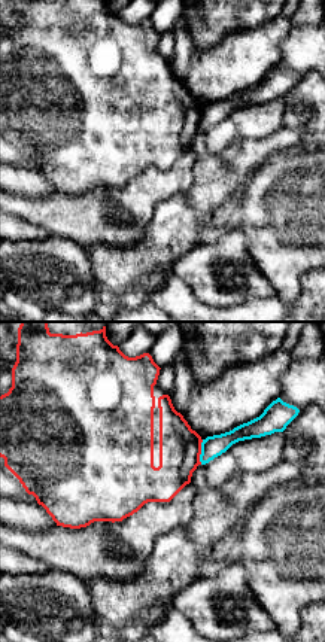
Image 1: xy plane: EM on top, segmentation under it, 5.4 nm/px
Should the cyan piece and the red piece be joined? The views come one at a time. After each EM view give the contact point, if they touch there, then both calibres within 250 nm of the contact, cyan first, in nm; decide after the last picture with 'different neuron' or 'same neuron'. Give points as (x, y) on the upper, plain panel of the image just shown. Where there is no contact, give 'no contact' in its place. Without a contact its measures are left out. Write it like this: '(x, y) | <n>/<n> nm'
(202, 118) | 120/220 nm

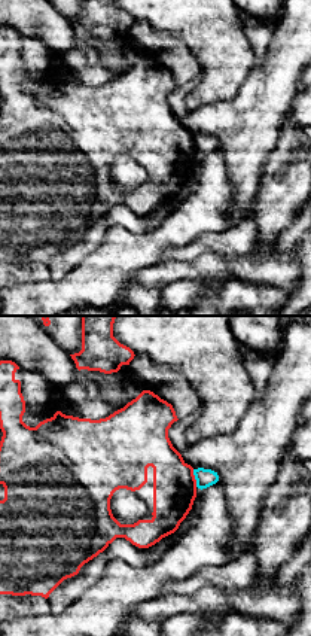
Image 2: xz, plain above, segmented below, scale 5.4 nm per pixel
(195, 145) | 100/240 nm

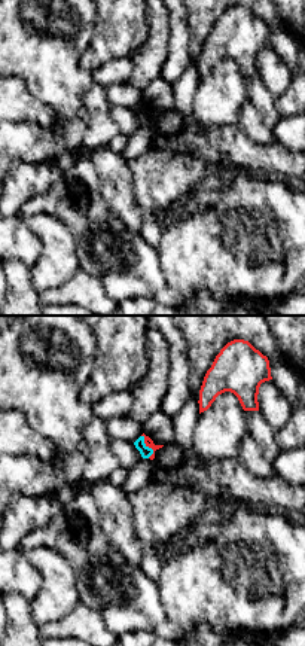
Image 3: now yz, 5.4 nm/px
(148, 113) | 60/50 nm

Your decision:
different neuron

